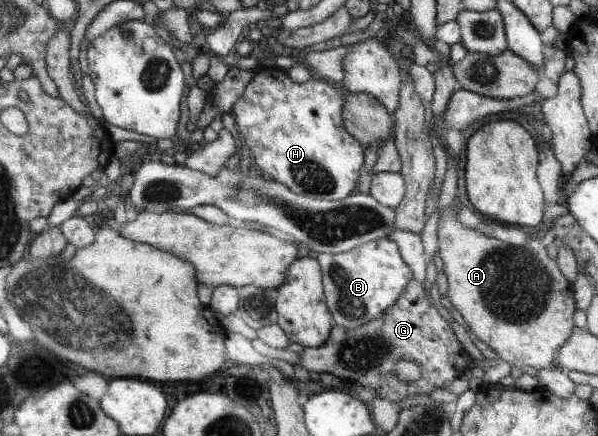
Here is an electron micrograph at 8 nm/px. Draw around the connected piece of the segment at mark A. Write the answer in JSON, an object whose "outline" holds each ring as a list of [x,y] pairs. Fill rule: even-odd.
{"outline":[[[442,209],[438,221],[438,255],[446,274],[447,298],[467,324],[472,338],[481,340],[495,352],[497,359],[506,362],[514,373],[522,366],[535,370],[550,368],[559,348],[570,338],[573,330],[571,314],[575,312],[574,292],[566,275],[547,256],[539,239],[525,239],[523,245],[510,245],[495,237],[479,234],[479,230],[465,227],[456,219],[457,210]]]}

